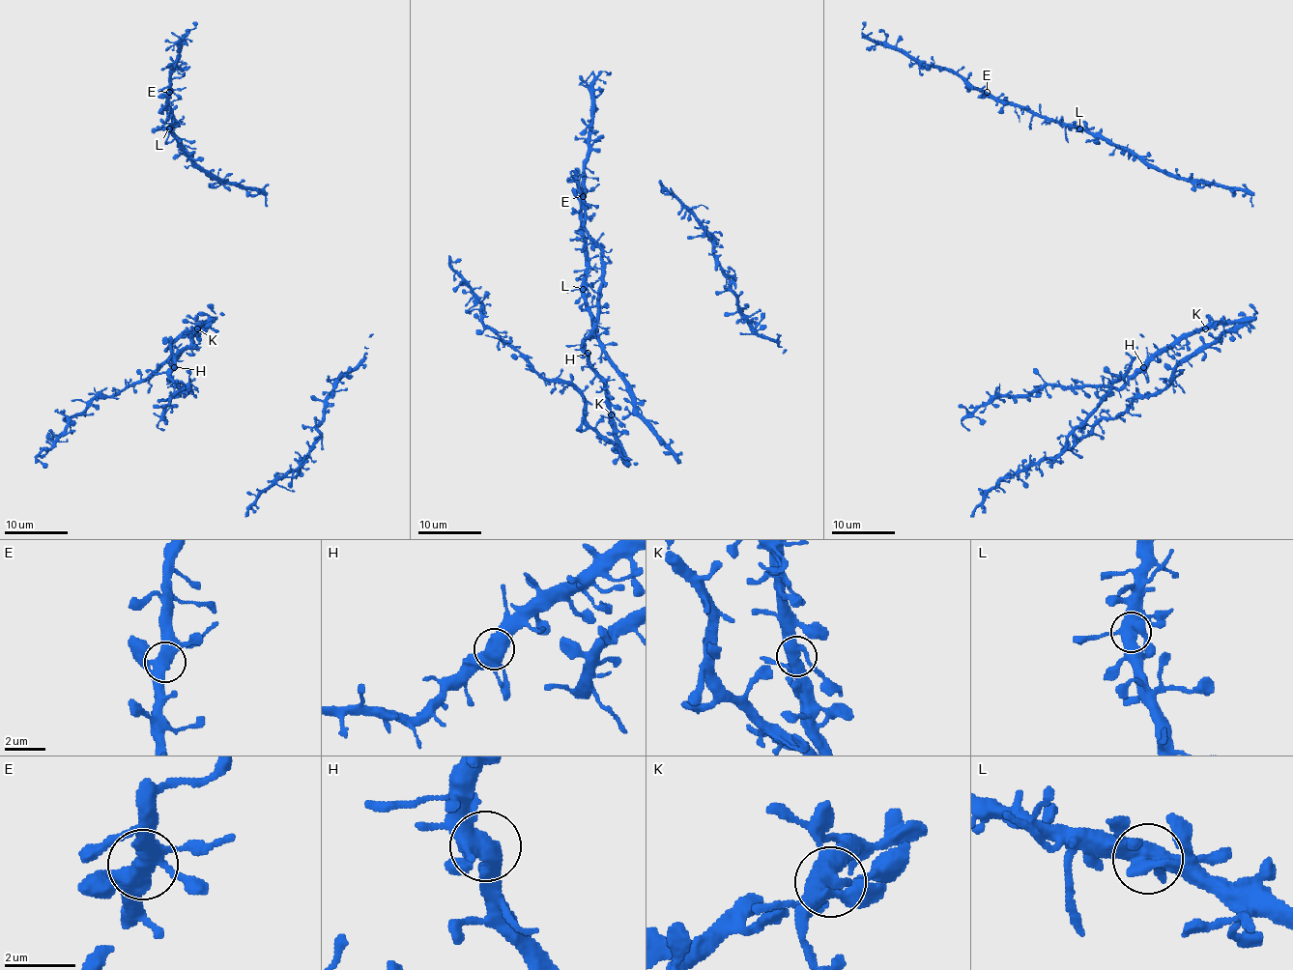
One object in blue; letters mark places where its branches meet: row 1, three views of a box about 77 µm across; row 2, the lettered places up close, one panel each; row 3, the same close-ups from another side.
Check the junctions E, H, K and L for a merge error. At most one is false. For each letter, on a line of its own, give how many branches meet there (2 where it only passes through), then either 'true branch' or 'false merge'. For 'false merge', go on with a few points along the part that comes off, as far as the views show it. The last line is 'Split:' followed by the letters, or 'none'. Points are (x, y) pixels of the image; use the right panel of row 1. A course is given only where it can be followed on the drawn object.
E: branches 4; true branch
H: branches 3; true branch
K: branches 4; true branch
L: branches 3; true branch
Split: none

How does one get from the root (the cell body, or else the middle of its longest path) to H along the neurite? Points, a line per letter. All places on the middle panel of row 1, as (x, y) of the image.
H: (611, 414), (606, 385), (589, 363), (588, 354)

